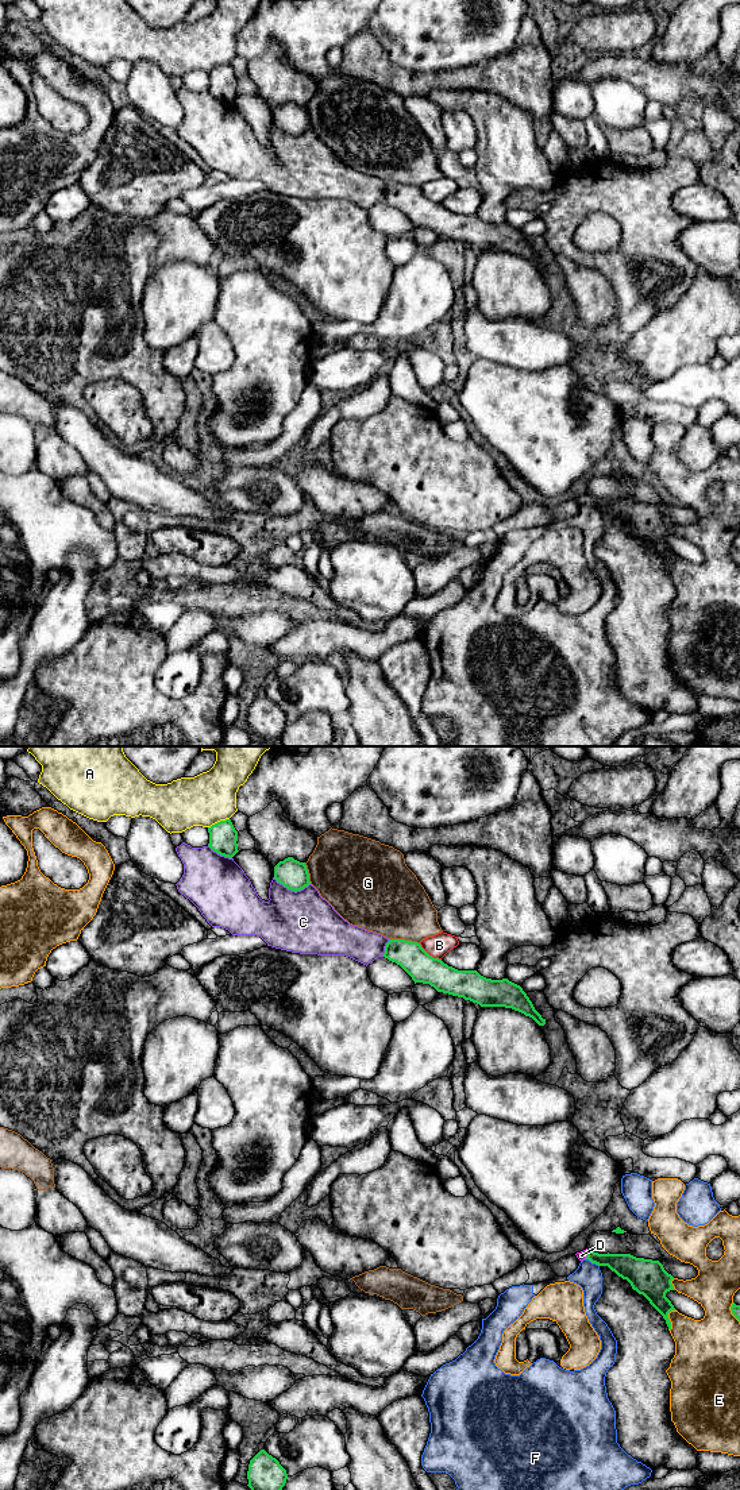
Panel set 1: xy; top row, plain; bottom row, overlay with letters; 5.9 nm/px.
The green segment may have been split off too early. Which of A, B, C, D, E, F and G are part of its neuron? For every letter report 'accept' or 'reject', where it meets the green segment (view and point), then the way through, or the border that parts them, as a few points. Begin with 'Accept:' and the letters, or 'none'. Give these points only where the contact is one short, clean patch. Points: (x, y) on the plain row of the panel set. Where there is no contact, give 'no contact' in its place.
Accept: D
A: reject; meets green in xy at (218, 66)
B: reject; meets green in xy at (428, 199)
C: reject; meets green in xy at (292, 134)
D: accept; meets green in xy at (588, 500); runs through xy (627, 510), (588, 500), (581, 500)
E: reject; meets green in xy at (669, 563)
F: reject; meets green in xy at (593, 506)
G: reject; meets green in xy at (404, 184)

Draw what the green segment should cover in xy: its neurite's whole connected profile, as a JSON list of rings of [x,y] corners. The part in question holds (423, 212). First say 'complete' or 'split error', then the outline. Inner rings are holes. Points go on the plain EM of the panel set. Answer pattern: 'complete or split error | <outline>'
complete | [[[389,184],[384,201],[400,209],[415,228],[429,228],[438,236],[463,242],[481,251],[512,252],[539,270],[546,269],[523,232],[508,223],[492,224],[477,215],[458,215],[429,200],[420,188],[405,184]]]

